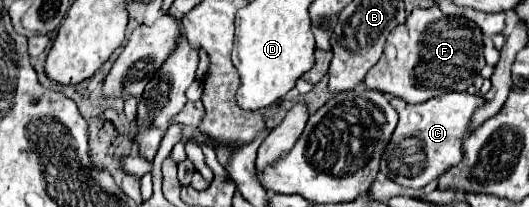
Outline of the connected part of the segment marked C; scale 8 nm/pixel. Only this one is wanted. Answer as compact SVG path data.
M447 93L433 97L427 103L411 105L401 97L393 97L391 105L399 111L399 125L383 153L381 171L385 171L395 183L403 187L421 189L431 181L437 181L447 169L459 165L463 159L463 139L467 135L471 117L477 107L485 105L485 97L465 93Z

